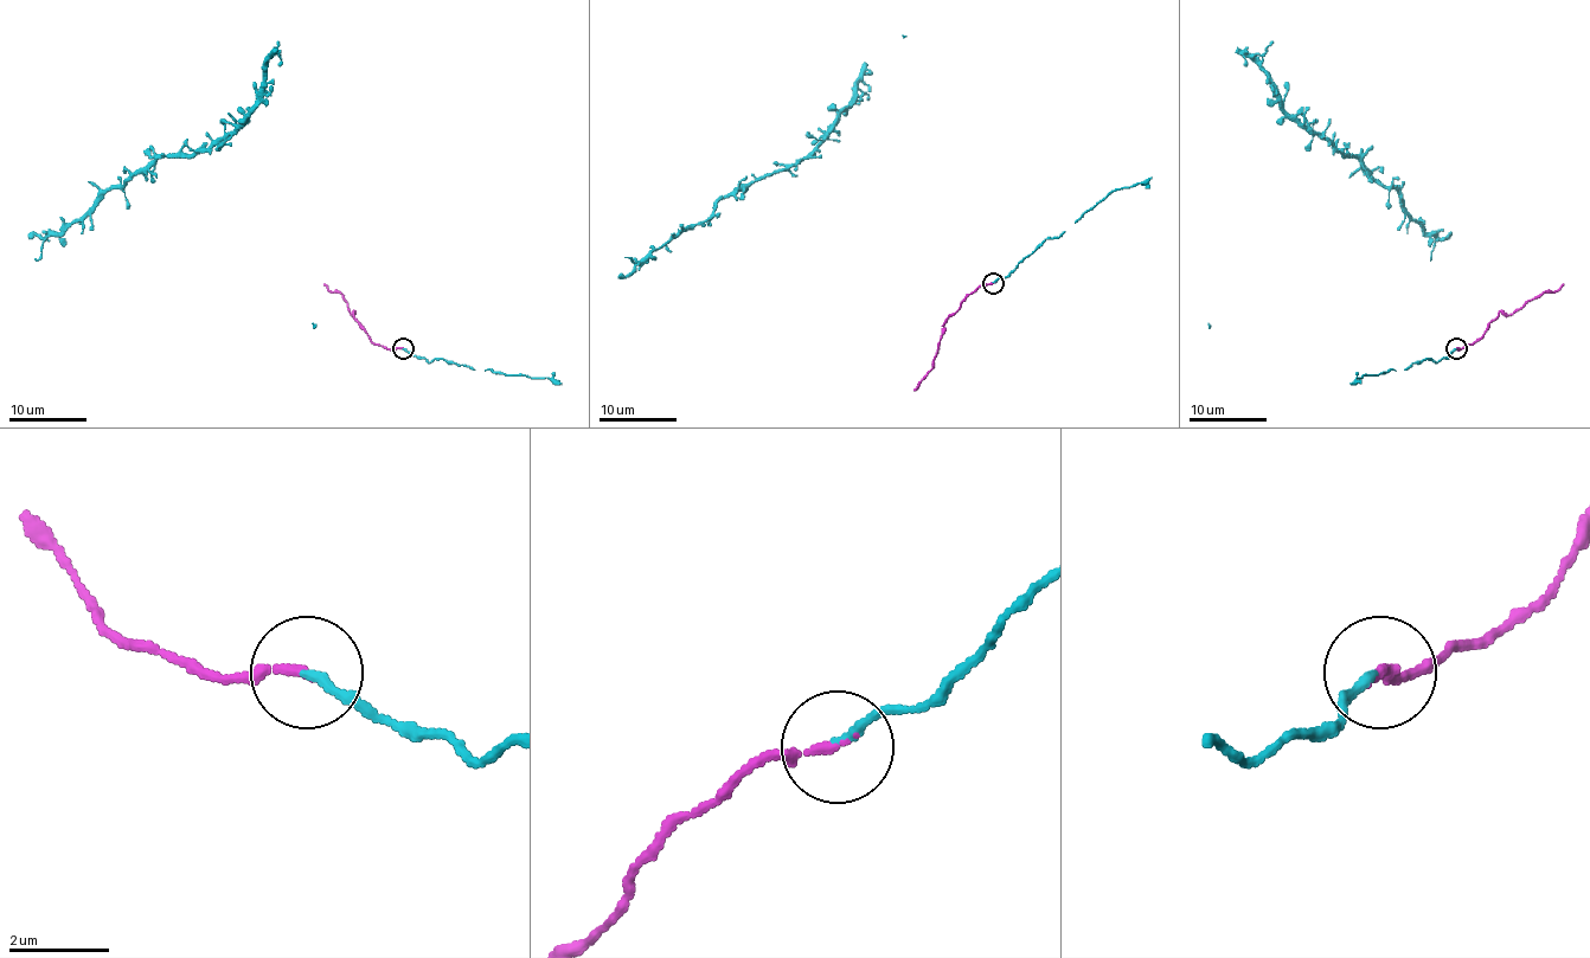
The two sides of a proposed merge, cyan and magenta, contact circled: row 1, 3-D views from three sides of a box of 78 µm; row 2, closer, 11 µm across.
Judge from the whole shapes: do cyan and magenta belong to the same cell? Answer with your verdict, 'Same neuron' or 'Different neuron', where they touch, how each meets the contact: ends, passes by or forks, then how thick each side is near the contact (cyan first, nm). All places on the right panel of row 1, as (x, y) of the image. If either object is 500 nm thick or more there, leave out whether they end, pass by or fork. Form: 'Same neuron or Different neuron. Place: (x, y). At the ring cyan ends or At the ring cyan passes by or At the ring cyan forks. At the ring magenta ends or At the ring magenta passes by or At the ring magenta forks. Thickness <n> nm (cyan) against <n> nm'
Same neuron. Place: (1456, 348). At the ring cyan ends. At the ring magenta ends. Thickness 180 nm (cyan) against 190 nm

